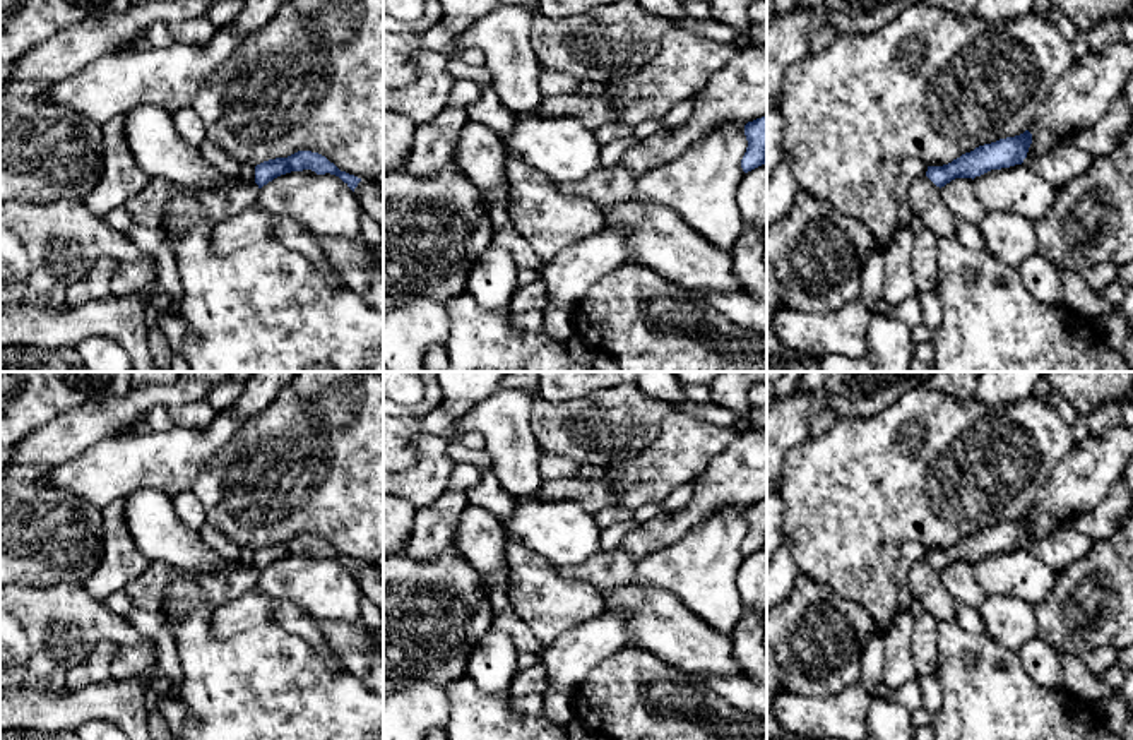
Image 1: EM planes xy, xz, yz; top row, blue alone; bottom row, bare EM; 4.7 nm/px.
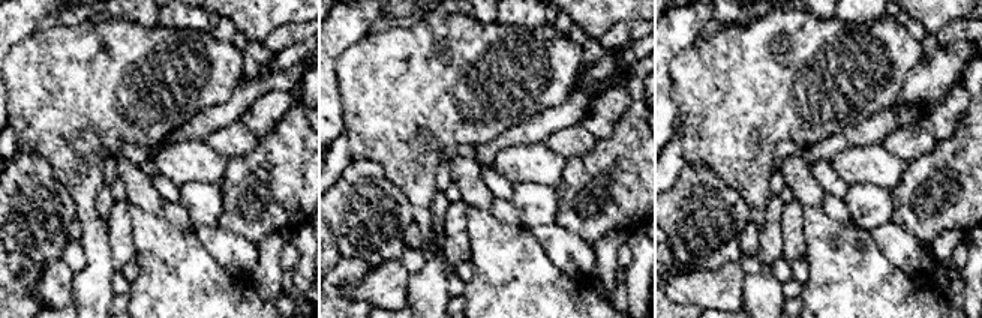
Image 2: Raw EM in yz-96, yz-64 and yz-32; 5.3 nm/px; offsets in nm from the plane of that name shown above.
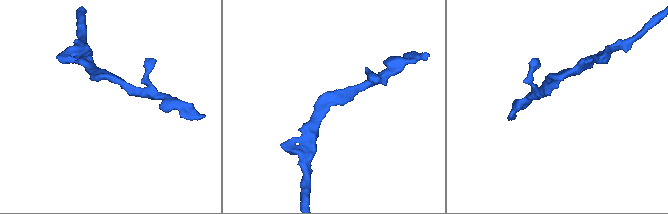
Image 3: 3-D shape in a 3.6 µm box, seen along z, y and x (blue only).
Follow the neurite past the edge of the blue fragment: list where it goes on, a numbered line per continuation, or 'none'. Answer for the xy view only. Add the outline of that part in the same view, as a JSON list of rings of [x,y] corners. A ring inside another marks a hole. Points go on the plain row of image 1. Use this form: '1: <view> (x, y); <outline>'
none

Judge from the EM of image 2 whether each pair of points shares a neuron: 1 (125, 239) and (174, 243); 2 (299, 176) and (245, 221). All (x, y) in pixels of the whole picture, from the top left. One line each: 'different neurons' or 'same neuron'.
1: different neurons
2: same neuron

